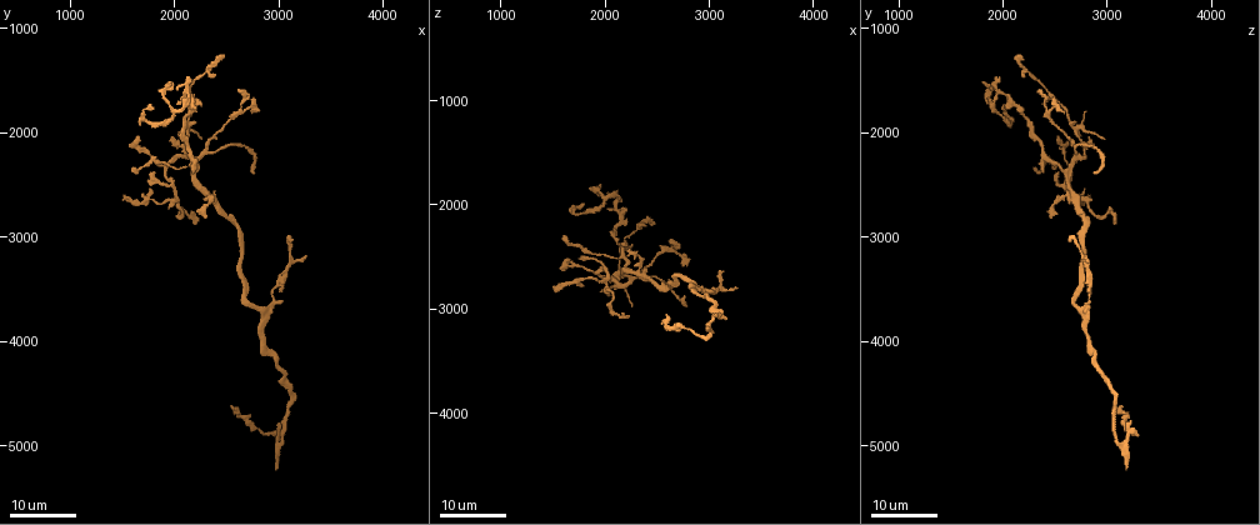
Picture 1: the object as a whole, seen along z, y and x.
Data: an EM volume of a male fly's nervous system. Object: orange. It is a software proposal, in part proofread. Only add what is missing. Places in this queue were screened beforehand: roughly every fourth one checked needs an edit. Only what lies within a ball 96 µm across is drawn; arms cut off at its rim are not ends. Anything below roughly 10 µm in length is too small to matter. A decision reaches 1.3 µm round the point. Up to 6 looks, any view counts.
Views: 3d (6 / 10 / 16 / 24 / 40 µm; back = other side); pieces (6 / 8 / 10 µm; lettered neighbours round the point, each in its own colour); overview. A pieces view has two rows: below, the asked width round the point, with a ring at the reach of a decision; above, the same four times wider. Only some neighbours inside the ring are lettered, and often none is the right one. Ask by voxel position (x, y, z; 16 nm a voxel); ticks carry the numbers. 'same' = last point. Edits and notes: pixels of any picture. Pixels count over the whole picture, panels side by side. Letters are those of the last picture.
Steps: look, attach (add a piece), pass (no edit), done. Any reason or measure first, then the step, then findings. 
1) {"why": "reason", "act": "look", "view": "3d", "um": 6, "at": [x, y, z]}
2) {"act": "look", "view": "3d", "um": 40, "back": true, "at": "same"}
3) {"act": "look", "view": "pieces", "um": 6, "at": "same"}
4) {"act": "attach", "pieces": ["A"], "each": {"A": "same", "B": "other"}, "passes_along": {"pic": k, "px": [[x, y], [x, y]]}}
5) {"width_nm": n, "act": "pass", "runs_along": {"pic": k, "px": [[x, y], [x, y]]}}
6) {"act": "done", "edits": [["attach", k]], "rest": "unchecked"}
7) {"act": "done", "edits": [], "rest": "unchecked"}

{"why": "end of a long branch", "act": "look", "view": "3d", "um": 24, "at": [2600, 4660, 3040]}

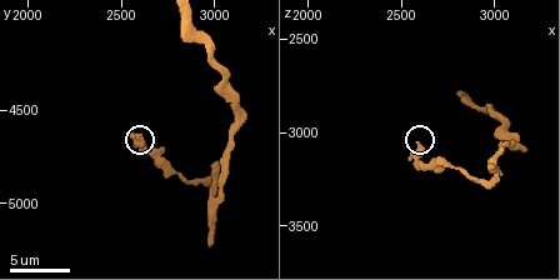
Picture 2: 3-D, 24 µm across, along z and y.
{"act": "look", "view": "pieces", "um": 6, "at": "same"}

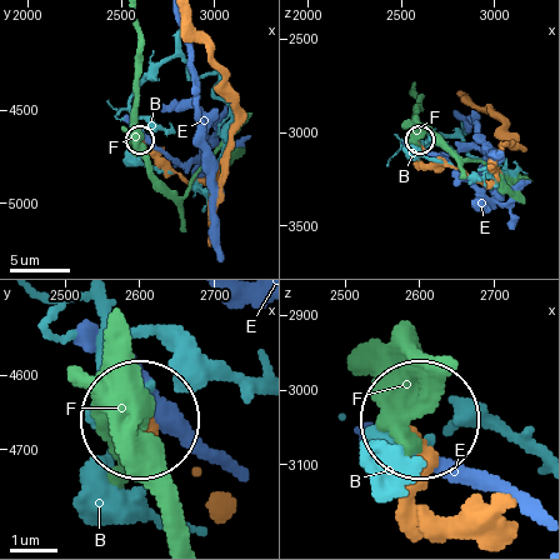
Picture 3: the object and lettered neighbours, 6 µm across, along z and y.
{"act": "pass", "each": {"B": "other", "E": "other", "F": "other"}, "found": "none of them fits"}

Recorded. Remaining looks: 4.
{"why": "free end", "act": "look", "view": "3d", "um": 16, "at": [2760, 2400, 2900]}

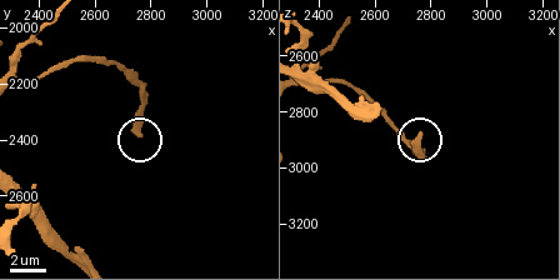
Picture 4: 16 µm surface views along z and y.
{"act": "look", "view": "pieces", "um": 6, "at": [2760, 2380, 2890]}

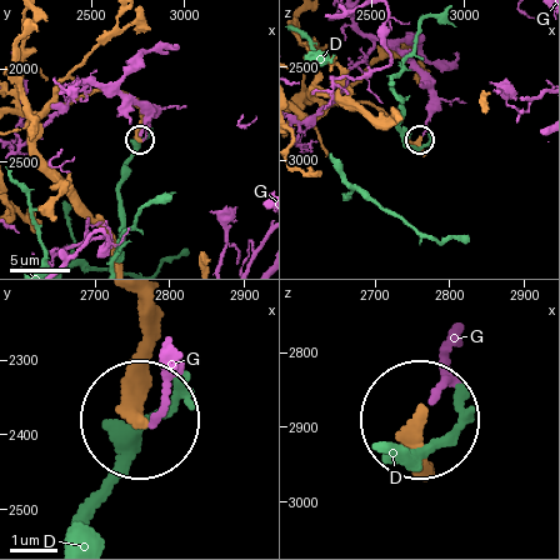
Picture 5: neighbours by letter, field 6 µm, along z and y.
{"width_nm": 260, "act": "pass", "each": {"D": "other", "G": "other"}, "runs_along": {"pic": 5, "px": [[143, 310], [143, 418]]}, "found": "no lettered piece goes on from it"}

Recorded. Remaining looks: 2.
{"why": "branch stops here", "act": "look", "view": "3d", "um": 16, "at": [1620, 2360, 2320]}

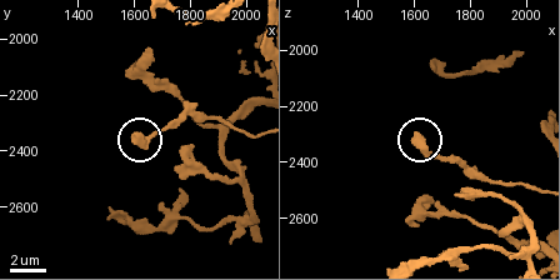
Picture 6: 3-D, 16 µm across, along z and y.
{"why": "what lies round it", "act": "look", "view": "pieces", "um": 10, "at": [1610, 2330, 2300]}

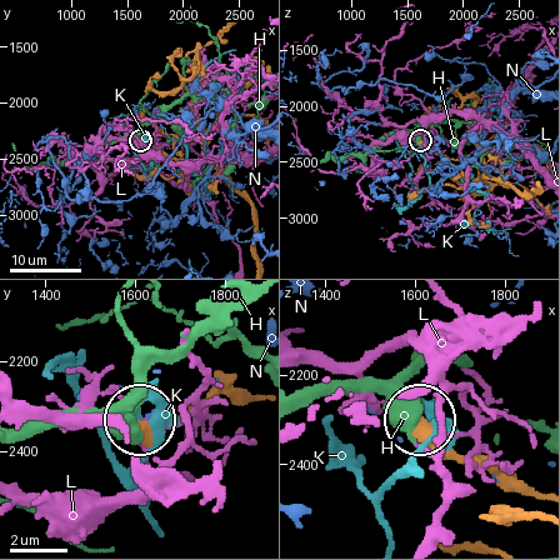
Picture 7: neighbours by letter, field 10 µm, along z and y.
{"act": "pass", "each": {"H": "other", "K": "other", "L": "other", "N": "other"}, "found": "no lettered piece goes on from it"}

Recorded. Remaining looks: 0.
{"act": "done", "edits": [], "rest": "unchecked"}

